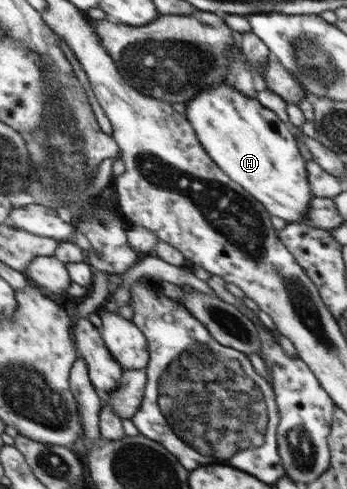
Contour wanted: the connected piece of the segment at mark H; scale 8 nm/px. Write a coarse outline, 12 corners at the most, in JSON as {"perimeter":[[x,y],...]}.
{"perimeter":[[226,82],[185,102],[211,159],[271,216],[306,223],[289,127]]}

